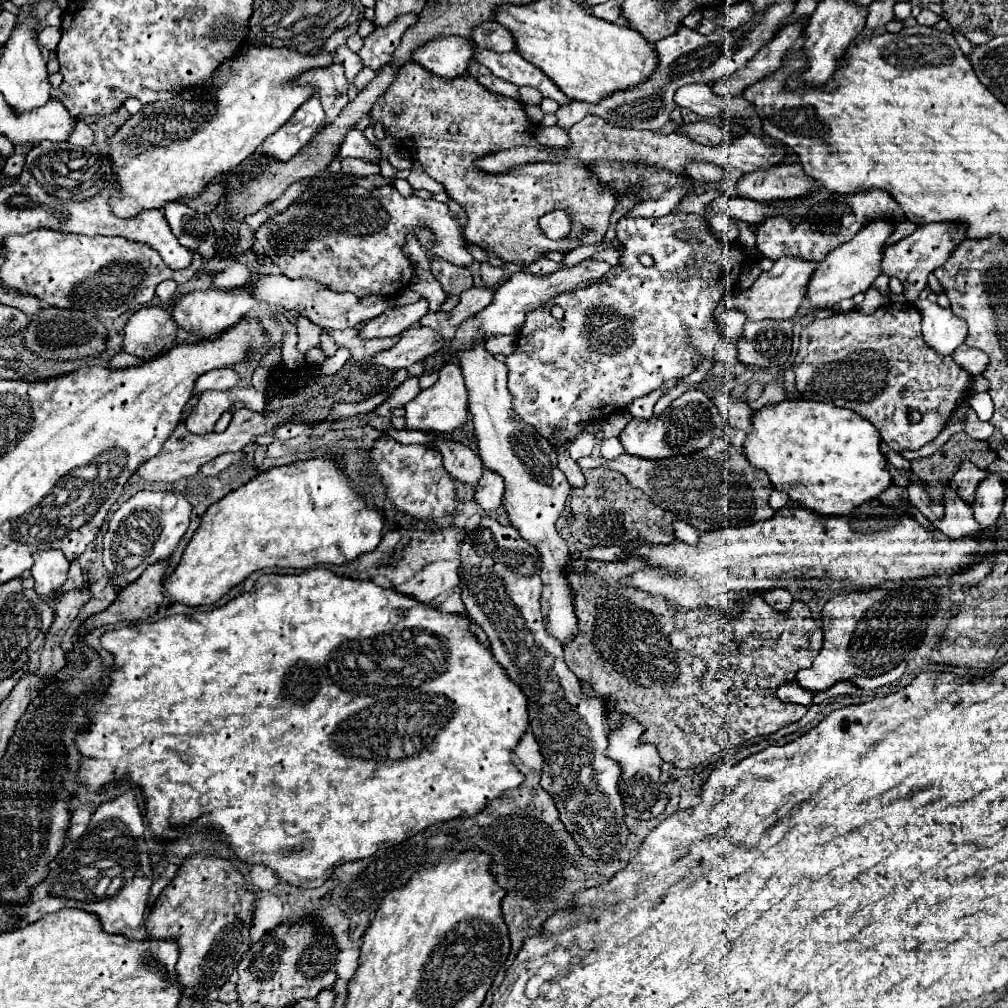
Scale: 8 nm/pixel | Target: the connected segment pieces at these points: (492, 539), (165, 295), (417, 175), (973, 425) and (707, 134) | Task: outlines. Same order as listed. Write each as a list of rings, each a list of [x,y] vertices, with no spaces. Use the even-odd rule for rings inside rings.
[[[482,517],[480,523],[470,529],[460,543],[460,597],[466,605],[470,619],[480,625],[490,637],[494,659],[504,667],[508,677],[522,689],[528,699],[528,727],[538,739],[540,751],[544,755],[544,771],[540,781],[542,787],[552,795],[556,809],[560,811],[562,823],[572,833],[574,841],[584,849],[584,853],[588,857],[596,857],[598,861],[606,861],[616,855],[616,851],[620,851],[622,843],[626,843],[628,839],[622,797],[616,791],[616,777],[620,777],[620,767],[616,765],[616,761],[604,757],[608,745],[608,727],[600,699],[584,697],[580,693],[580,679],[564,663],[562,645],[544,629],[540,613],[540,569],[542,563],[536,547],[524,541],[514,531],[514,527],[500,525],[492,517]]]
[[[162,281],[158,287],[156,287],[156,295],[166,301],[166,299],[172,299],[174,297],[174,291],[176,291],[176,281]]]
[[[413,159],[411,174],[407,181],[415,190],[425,189],[432,194],[445,192],[443,185],[428,177],[416,159]]]
[[[966,415],[964,425],[966,425],[964,431],[966,431],[972,439],[986,441],[986,439],[994,433],[994,425],[992,425],[992,423],[984,423],[984,421],[980,421],[976,415]]]
[[[706,121],[686,123],[686,125],[682,125],[680,133],[696,143],[708,146],[717,146],[726,139],[726,133],[718,125],[712,125]]]

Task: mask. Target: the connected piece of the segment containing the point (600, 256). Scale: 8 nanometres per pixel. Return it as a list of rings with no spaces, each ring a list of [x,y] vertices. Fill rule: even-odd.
[[[609,248],[597,253],[594,257],[595,260],[608,262],[611,266],[619,263],[620,252],[615,248]]]

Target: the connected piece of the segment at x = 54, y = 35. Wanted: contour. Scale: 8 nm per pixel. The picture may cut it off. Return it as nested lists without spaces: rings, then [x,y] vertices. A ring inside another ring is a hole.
[[[46,27],[38,33],[38,41],[44,49],[48,51],[56,51],[58,43],[60,43],[60,29],[58,27]]]

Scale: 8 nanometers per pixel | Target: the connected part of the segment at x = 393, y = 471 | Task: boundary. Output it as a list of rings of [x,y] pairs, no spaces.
[[[390,437],[376,441],[372,453],[374,469],[382,475],[386,483],[388,499],[402,511],[420,519],[440,519],[452,515],[458,507],[456,491],[450,481],[448,471],[442,467],[442,457],[434,449],[424,445],[402,445]]]

